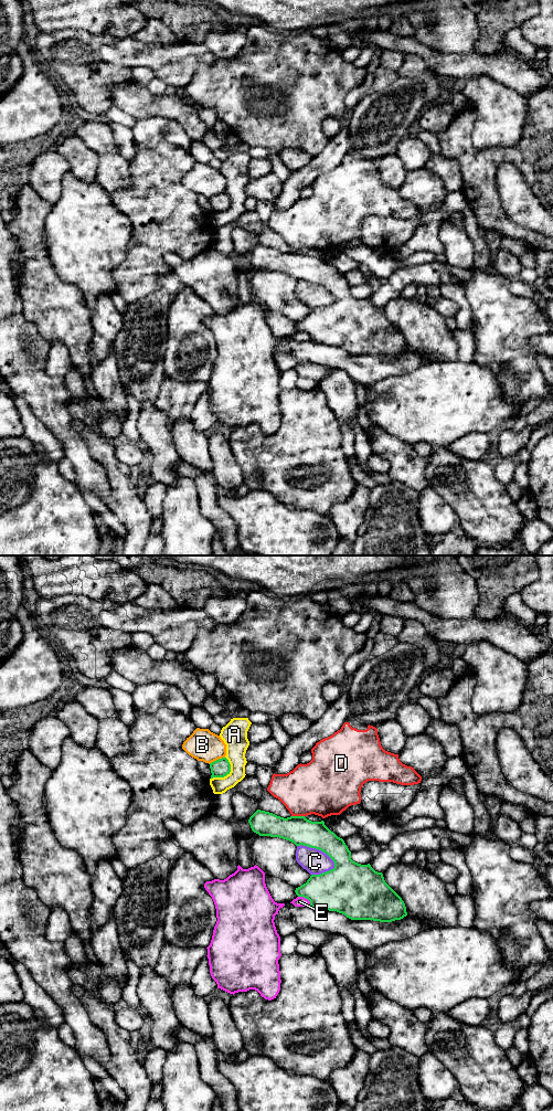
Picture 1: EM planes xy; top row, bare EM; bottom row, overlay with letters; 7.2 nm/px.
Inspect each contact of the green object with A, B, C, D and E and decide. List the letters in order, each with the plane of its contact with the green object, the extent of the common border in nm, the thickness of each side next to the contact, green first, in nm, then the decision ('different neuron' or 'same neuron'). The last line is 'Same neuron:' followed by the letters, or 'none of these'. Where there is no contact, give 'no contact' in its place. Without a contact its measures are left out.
A: contact in xy; length 200 nm; calibres 140 and 170 nm; different neuron
B: contact in xy; length 130 nm; calibres 140 and 220 nm; different neuron
C: contact in xy; length 320 nm; calibres 200 and 180 nm; different neuron
D: contact in xy; length 100 nm; calibres 200 and 380 nm; different neuron
E: contact in xy; length 120 nm; calibres 320 and 80 nm; different neuron
Same neuron: none of these

